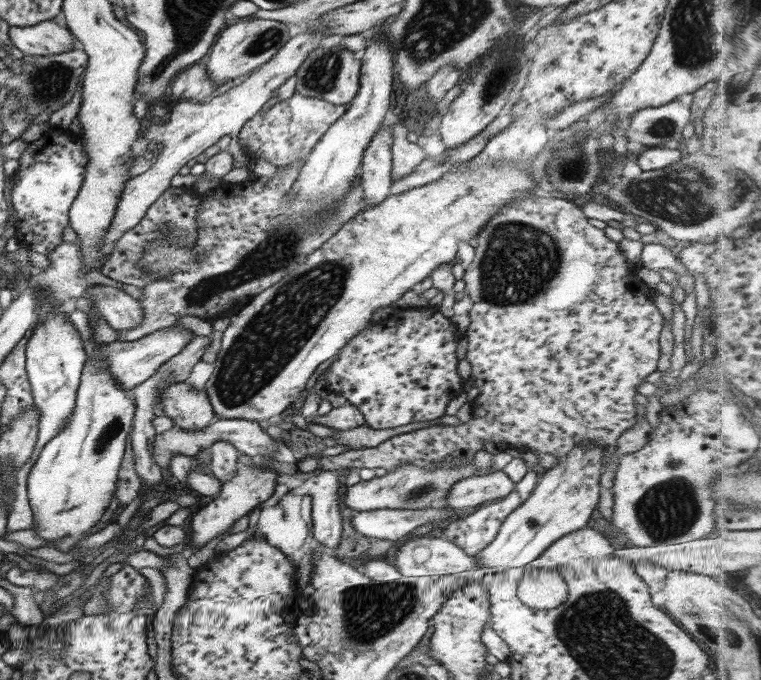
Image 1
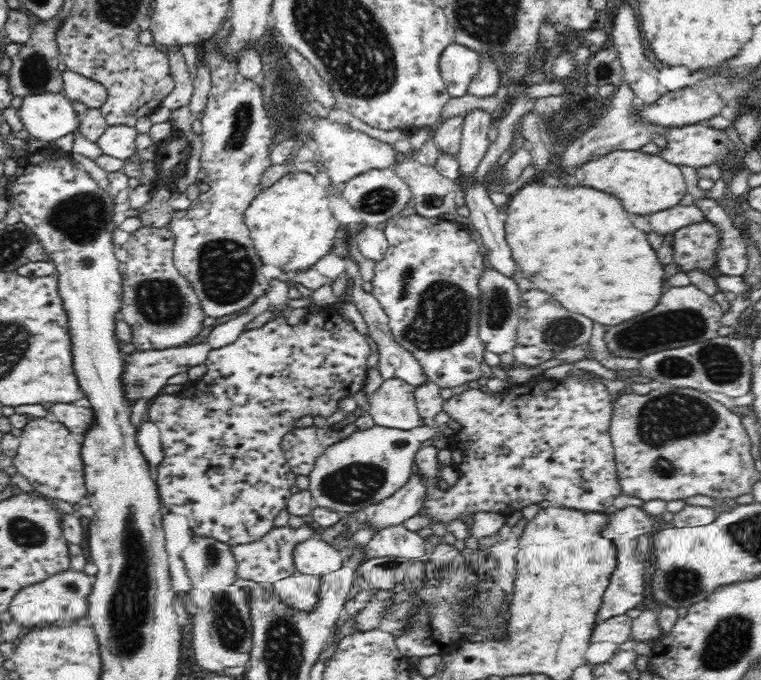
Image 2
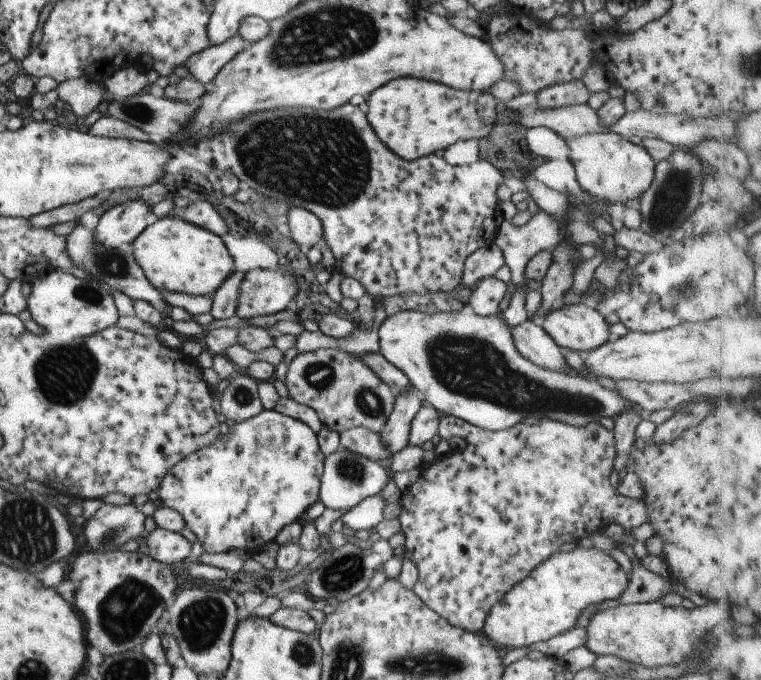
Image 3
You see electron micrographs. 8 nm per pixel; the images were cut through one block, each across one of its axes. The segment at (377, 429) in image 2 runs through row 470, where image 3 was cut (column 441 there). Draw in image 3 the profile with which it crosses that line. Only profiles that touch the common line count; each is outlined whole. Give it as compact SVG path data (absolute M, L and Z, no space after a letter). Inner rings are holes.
M468 306L458 311L425 314L416 310L400 310L386 316L377 328L379 353L408 378L413 390L436 411L461 418L469 424L488 431L513 426L527 415L549 417L576 427L598 422L607 416L614 418L631 406L611 386L588 375L575 372L557 372L535 366L524 359L513 346L512 338L501 312L493 316L476 315Z

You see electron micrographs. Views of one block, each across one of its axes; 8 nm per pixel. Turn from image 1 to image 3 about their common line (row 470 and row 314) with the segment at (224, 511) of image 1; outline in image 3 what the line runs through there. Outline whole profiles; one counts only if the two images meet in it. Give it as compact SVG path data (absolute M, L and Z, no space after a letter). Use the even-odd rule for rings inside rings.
M279 268L247 271L238 288L235 314L245 319L277 314L295 296L296 288L295 277L286 278Z

